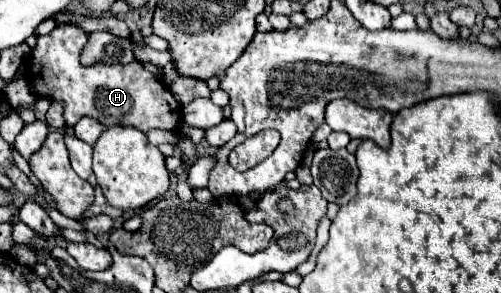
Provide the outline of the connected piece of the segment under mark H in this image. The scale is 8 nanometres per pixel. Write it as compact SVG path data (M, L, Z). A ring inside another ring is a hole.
M56 25L48 35L38 37L38 45L30 57L30 69L26 79L38 91L38 95L50 101L64 101L66 125L74 127L80 117L92 117L106 127L130 125L140 131L164 129L178 131L182 125L182 105L170 93L166 83L144 69L142 63L132 61L128 65L94 65L82 67L78 57L82 45L86 45L86 33L76 25Z

